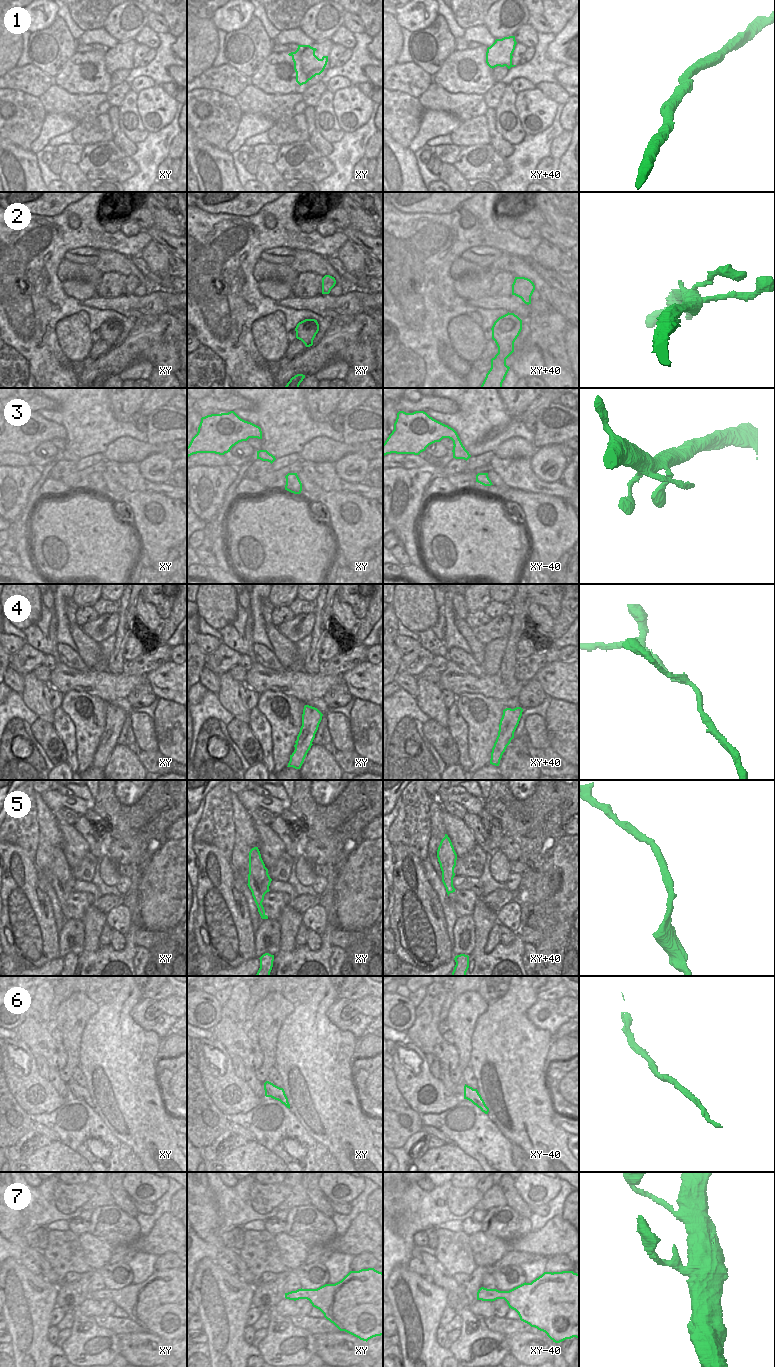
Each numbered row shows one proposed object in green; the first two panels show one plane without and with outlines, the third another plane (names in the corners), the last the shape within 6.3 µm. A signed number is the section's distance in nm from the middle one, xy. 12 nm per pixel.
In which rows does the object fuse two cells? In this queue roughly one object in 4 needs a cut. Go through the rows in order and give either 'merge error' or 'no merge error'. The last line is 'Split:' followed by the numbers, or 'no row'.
1: no merge error
2: no merge error
3: no merge error
4: no merge error
5: no merge error
6: no merge error
7: no merge error
Split: no row

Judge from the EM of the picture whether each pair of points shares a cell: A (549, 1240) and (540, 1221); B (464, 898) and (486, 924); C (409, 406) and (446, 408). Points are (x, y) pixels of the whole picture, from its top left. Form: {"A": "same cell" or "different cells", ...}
{"A": "different cells", "B": "different cells", "C": "same cell"}

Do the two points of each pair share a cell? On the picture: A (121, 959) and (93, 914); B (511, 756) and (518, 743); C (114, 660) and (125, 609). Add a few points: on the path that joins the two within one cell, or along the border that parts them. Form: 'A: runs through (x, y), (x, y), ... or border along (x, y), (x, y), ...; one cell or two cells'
A: runs through (105, 957), (99, 957), (93, 951), (93, 930); one cell
B: border along (509, 744), (521, 753), (527, 754); two cells
C: runs through (119, 647), (125, 622); one cell

